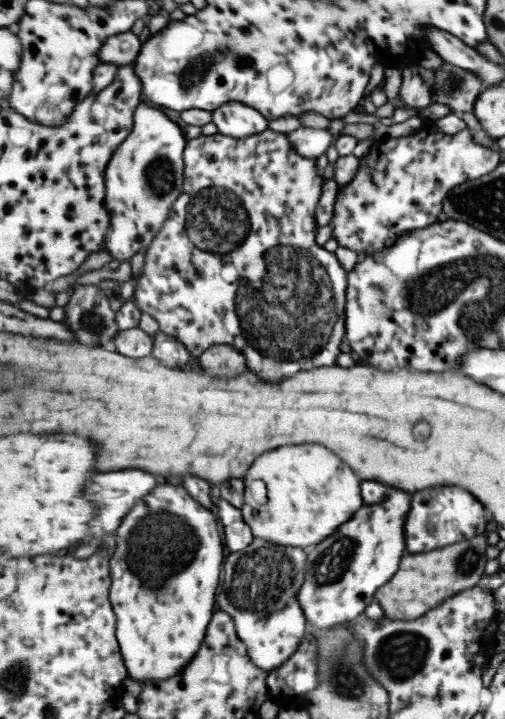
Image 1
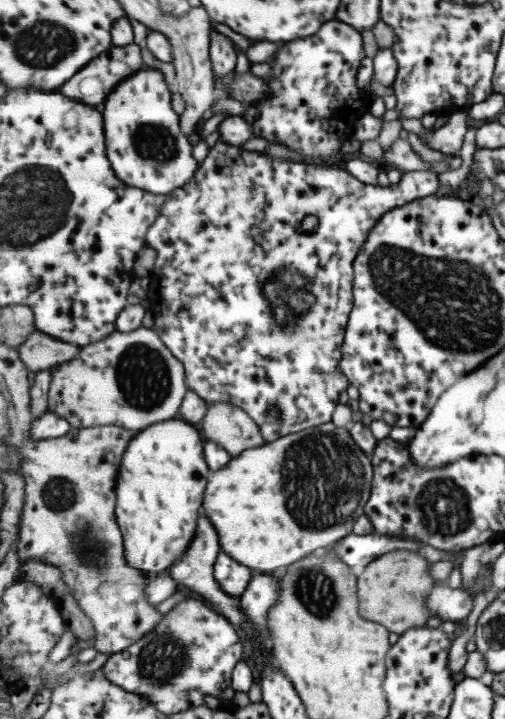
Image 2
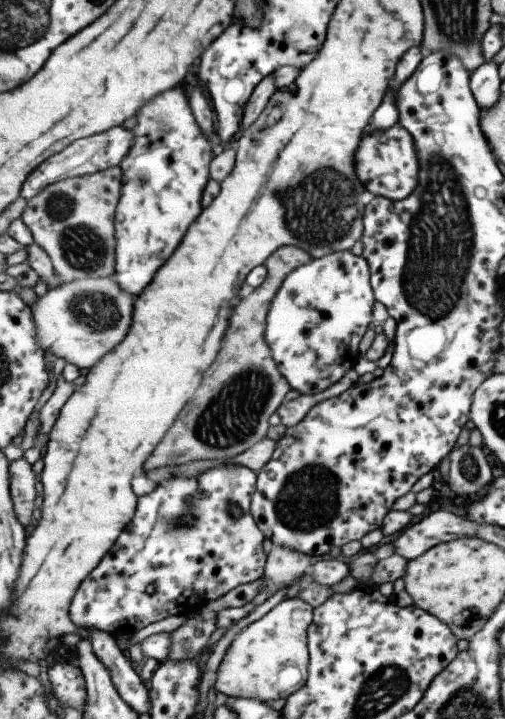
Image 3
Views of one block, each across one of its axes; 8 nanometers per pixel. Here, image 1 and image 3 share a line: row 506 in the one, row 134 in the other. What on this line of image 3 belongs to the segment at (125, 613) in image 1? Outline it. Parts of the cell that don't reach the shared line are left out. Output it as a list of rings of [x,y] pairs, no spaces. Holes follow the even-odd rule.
[[[181,88],[167,90],[153,98],[153,102],[145,104],[137,114],[137,128],[135,128],[137,142],[121,162],[124,170],[124,185],[120,204],[116,210],[116,237],[117,237],[117,280],[121,288],[139,296],[153,280],[155,272],[171,258],[177,250],[181,240],[185,238],[189,226],[199,218],[203,212],[203,190],[209,182],[209,164],[215,158],[213,144],[204,133],[192,104],[187,100]]]

